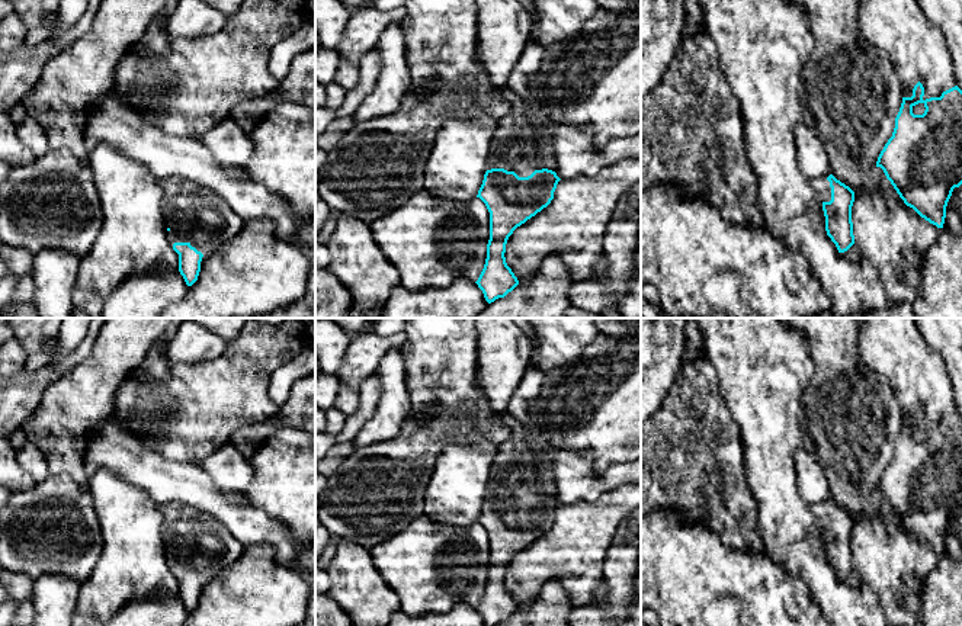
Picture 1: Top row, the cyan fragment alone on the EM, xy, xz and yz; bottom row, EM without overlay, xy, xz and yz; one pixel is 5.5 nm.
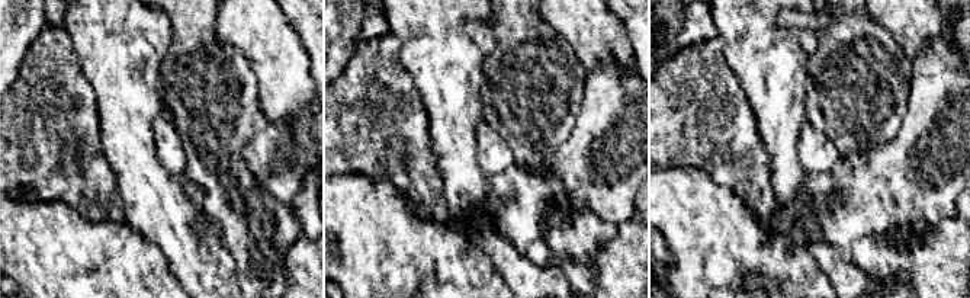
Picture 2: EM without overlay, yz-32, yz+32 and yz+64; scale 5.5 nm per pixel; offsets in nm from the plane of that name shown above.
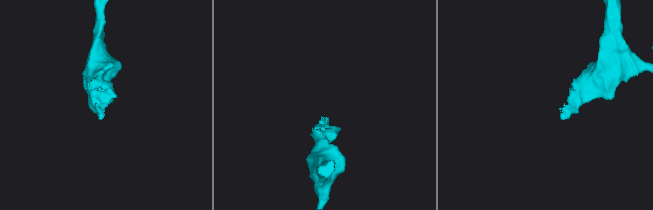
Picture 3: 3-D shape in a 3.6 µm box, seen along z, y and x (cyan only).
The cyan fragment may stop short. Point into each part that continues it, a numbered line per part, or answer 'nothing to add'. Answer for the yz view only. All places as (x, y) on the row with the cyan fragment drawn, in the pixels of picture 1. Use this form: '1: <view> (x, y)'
1: yz (821, 185)

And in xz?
1: xz (516, 147)

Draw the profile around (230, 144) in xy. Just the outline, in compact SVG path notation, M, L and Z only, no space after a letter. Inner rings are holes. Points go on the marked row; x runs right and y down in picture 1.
M230 116L211 128L201 141L222 166L244 168L253 154L250 134Z

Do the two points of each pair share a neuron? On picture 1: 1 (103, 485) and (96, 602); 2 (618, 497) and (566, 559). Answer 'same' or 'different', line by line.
1: same
2: same

